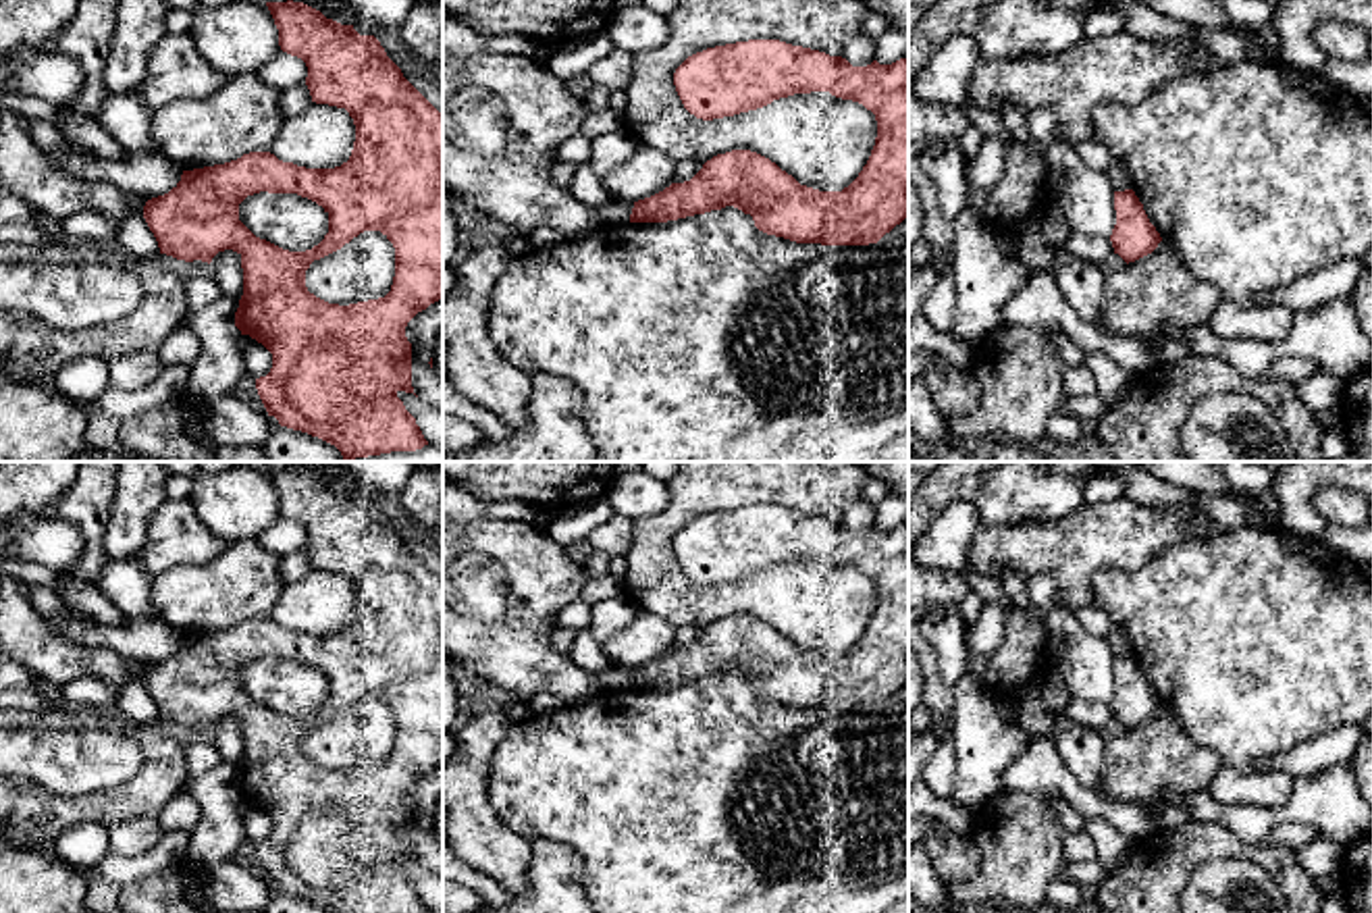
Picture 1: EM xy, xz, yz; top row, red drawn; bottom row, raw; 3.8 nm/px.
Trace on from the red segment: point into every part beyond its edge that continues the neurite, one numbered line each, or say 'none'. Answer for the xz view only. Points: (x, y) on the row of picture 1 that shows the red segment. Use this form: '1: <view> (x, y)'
none

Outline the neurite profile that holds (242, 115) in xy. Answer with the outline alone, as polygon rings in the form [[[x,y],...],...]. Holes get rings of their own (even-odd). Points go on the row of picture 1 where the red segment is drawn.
[[[258,73],[227,77],[210,96],[179,100],[154,114],[152,139],[183,171],[270,152],[281,129],[281,89]]]

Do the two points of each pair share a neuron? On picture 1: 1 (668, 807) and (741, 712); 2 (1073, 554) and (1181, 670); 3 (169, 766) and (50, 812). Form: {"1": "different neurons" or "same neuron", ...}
{"1": "same neuron", "2": "different neurons", "3": "same neuron"}

